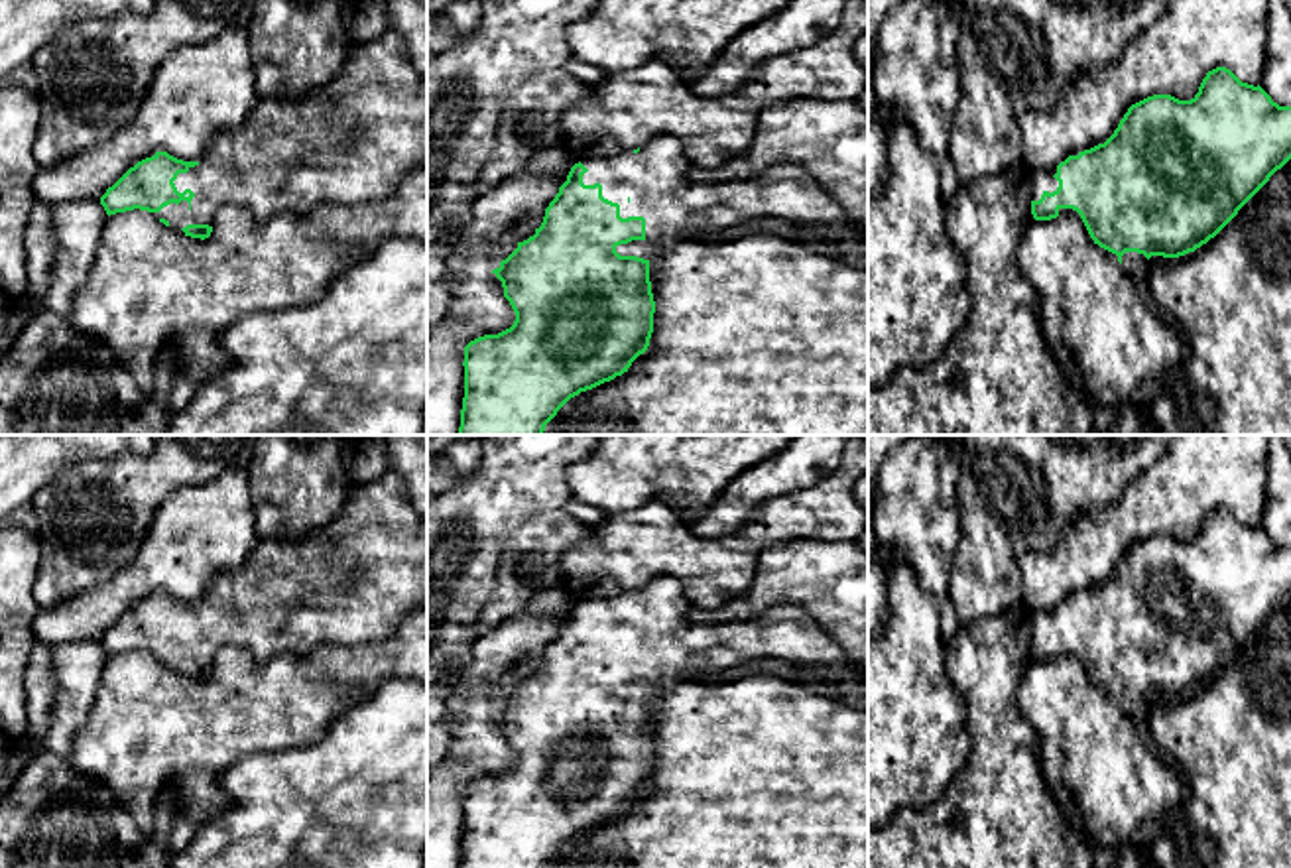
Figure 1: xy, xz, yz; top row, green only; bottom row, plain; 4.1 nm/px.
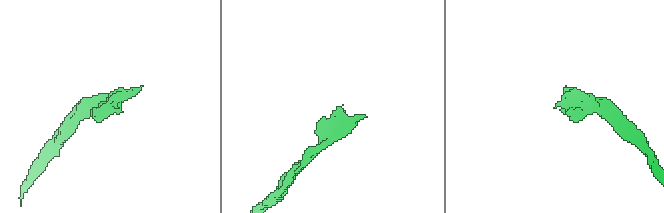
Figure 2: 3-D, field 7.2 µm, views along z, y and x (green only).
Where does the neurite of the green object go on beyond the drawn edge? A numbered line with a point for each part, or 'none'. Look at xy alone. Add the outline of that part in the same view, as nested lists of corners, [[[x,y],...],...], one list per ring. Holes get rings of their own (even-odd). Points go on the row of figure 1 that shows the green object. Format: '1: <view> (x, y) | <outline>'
1: xy (353, 140) | [[[386,30],[356,45],[340,73],[307,93],[293,116],[262,102],[240,128],[209,142],[197,161],[173,181],[179,193],[191,189],[193,201],[152,213],[173,230],[187,224],[213,226],[222,205],[248,209],[264,222],[283,211],[311,213],[319,205],[382,201],[398,191],[411,169],[427,167],[427,79],[415,71],[405,39]]]

